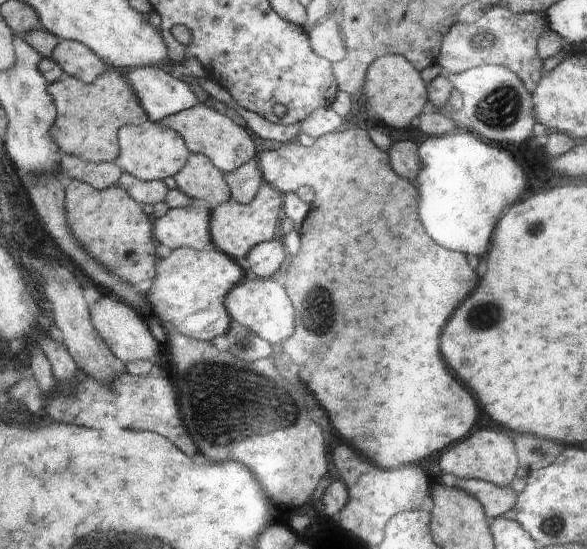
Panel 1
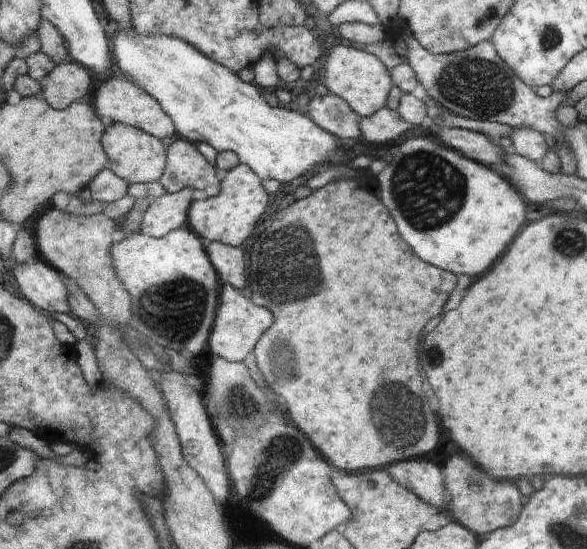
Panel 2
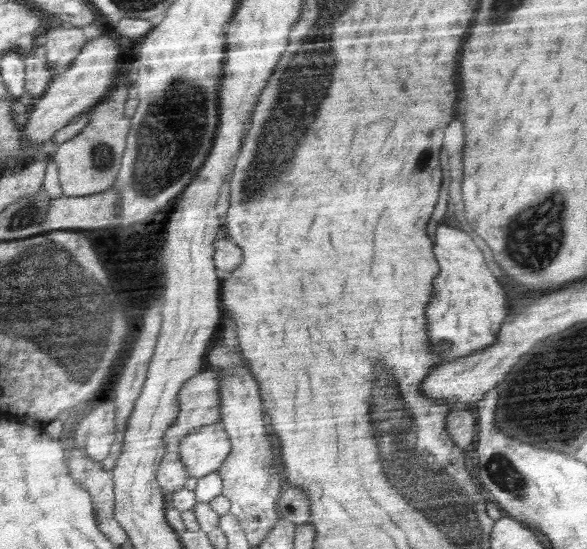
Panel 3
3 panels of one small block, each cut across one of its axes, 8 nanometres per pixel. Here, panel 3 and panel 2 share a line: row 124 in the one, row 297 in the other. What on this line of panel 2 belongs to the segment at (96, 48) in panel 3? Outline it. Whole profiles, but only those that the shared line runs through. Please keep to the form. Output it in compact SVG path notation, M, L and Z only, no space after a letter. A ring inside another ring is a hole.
M42 259L30 264L11 265L21 292L36 306L47 312L71 314L70 286L64 275Z

